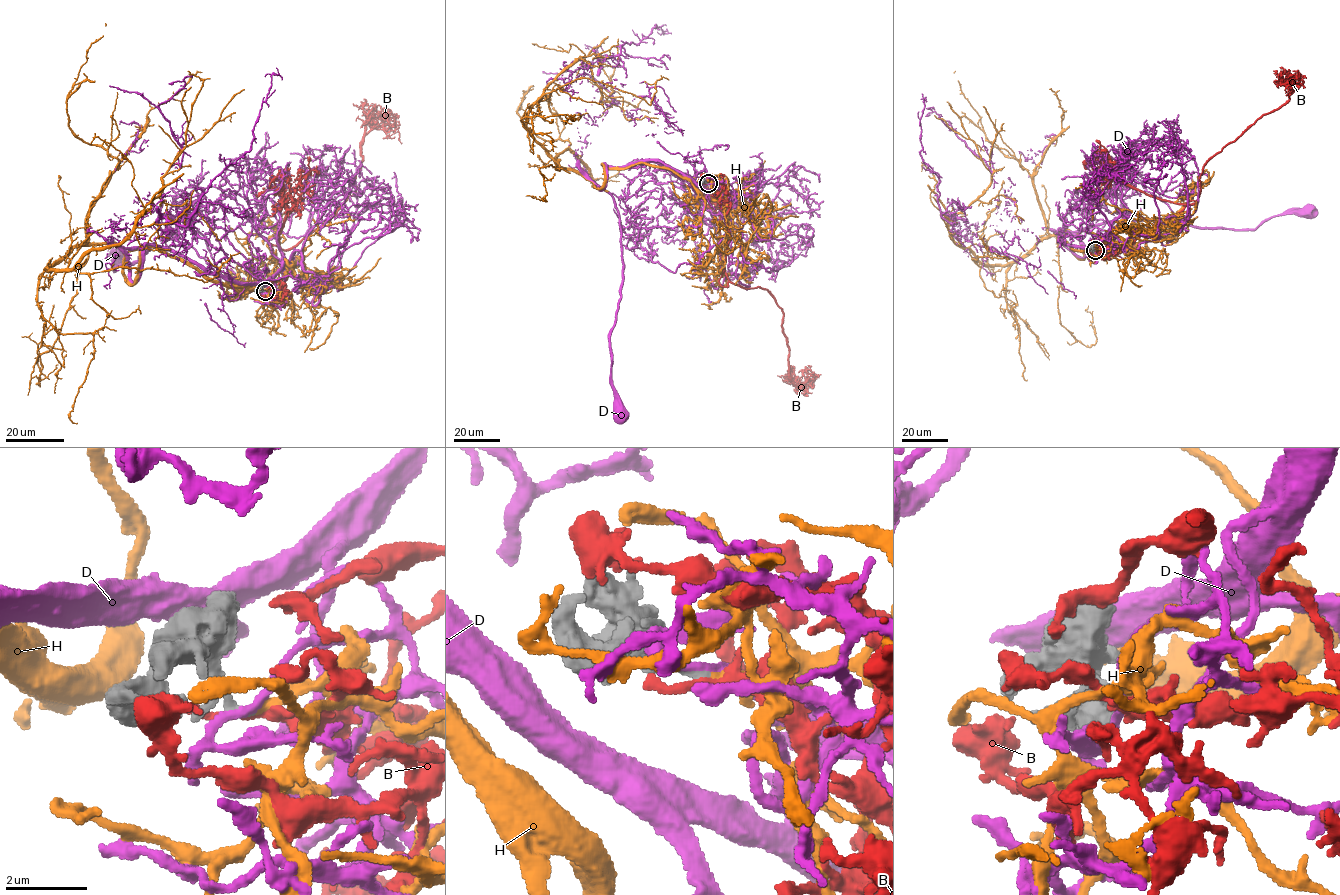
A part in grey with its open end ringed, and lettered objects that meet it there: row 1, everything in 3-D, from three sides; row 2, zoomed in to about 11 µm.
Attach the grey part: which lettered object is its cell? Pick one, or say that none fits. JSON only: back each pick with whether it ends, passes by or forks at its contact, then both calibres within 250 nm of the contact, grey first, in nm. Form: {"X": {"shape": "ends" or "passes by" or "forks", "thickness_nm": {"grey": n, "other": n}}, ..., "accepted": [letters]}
{"H": {"shape": "ends", "thickness_nm": {"grey": 200, "other": 190}}, "accepted": ["H"]}

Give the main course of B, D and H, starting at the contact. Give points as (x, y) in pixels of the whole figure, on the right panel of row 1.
B: (1095, 250), (1128, 248), (1196, 202), (1203, 166), (1283, 105), (1295, 87), (1290, 83), (1289, 98)
D: (1094, 250), (1102, 240), (1068, 246), (1059, 229), (1083, 257), (1074, 233), (1104, 223), (1256, 229), (1308, 210)
H: (1095, 250), (1123, 247), (957, 245), (991, 174), (947, 101)

